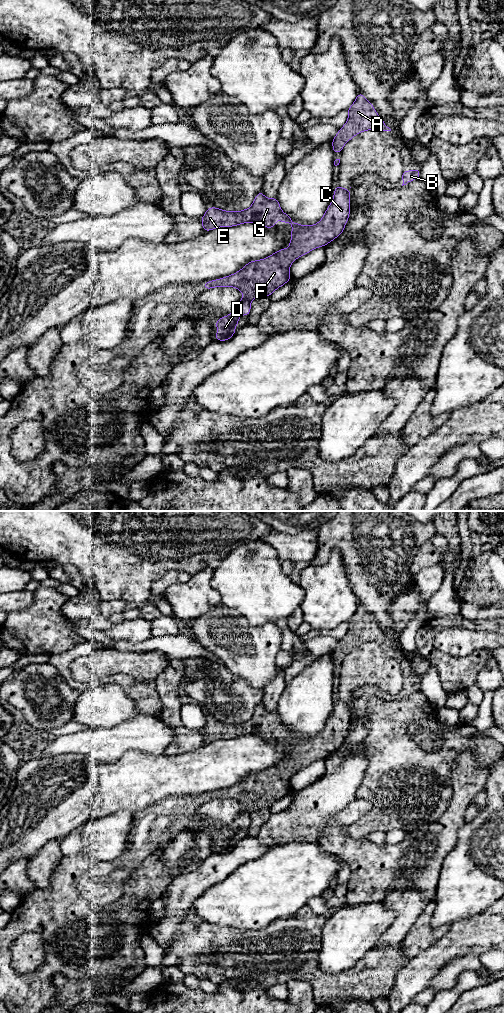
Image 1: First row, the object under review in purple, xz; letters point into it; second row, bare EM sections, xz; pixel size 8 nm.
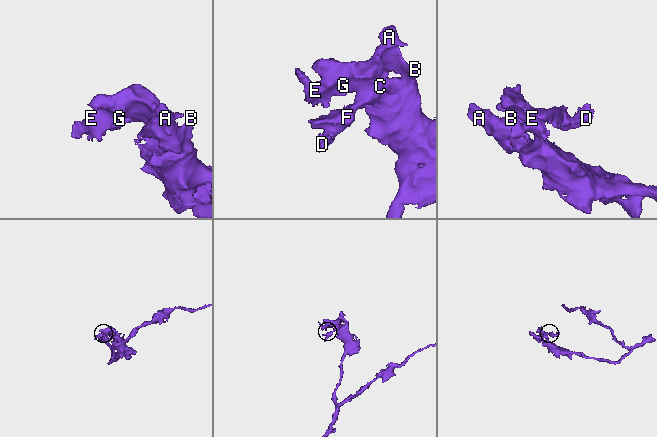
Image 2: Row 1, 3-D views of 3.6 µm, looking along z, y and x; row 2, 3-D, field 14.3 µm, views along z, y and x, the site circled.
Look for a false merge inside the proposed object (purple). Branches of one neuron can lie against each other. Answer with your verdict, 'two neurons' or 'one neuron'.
one neuron

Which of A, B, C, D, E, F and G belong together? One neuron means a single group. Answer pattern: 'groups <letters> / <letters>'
groups A B C D E F G

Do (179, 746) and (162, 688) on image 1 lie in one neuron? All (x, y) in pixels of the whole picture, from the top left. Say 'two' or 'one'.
one

